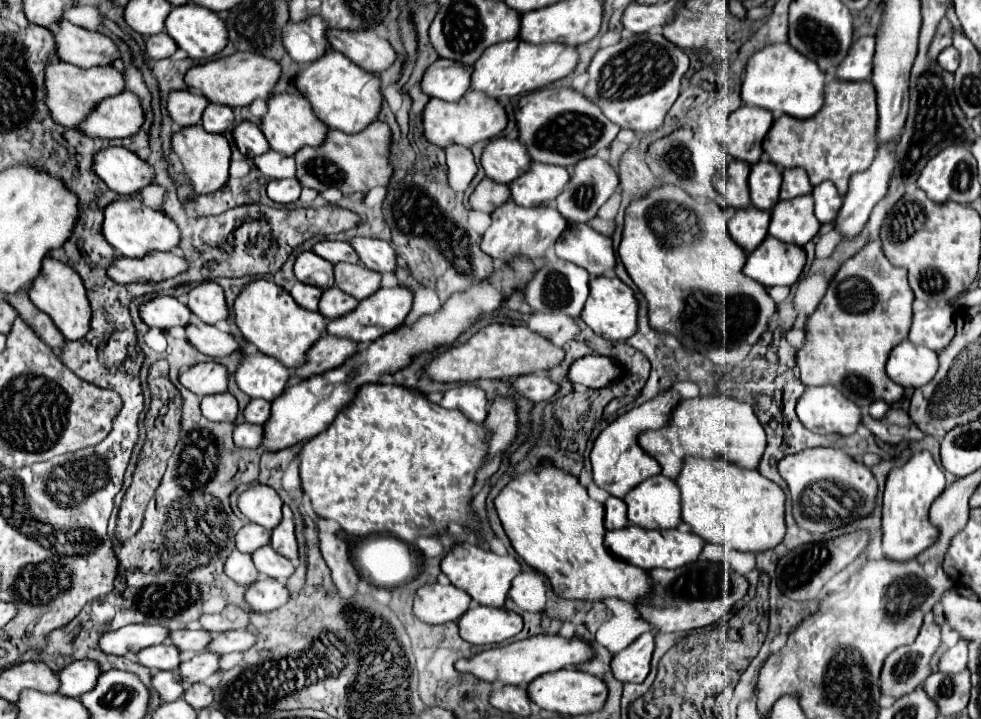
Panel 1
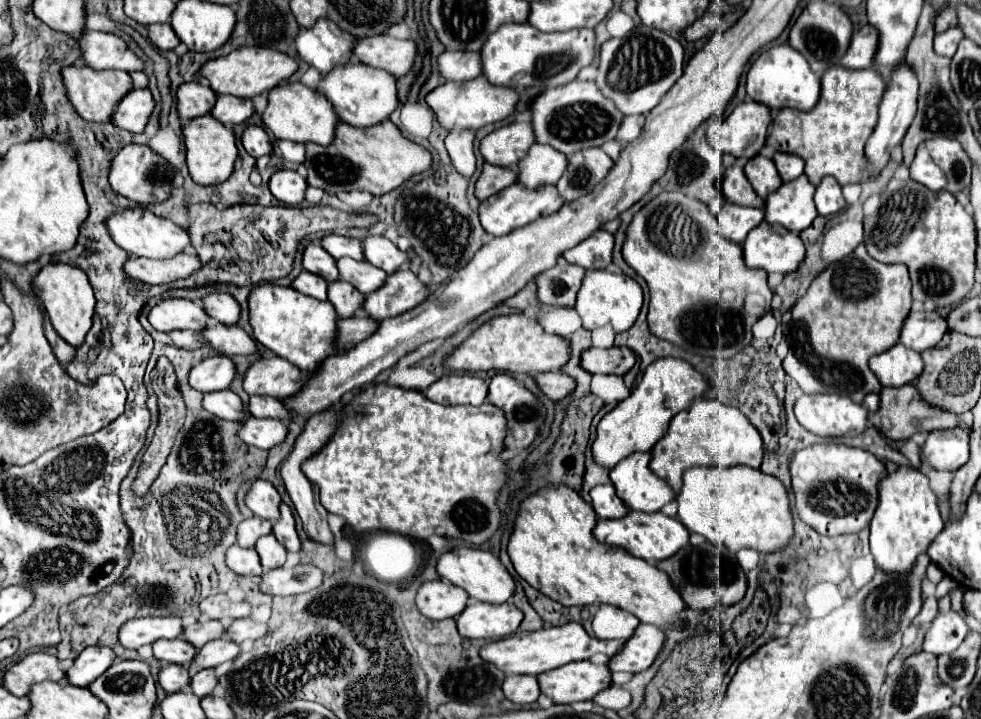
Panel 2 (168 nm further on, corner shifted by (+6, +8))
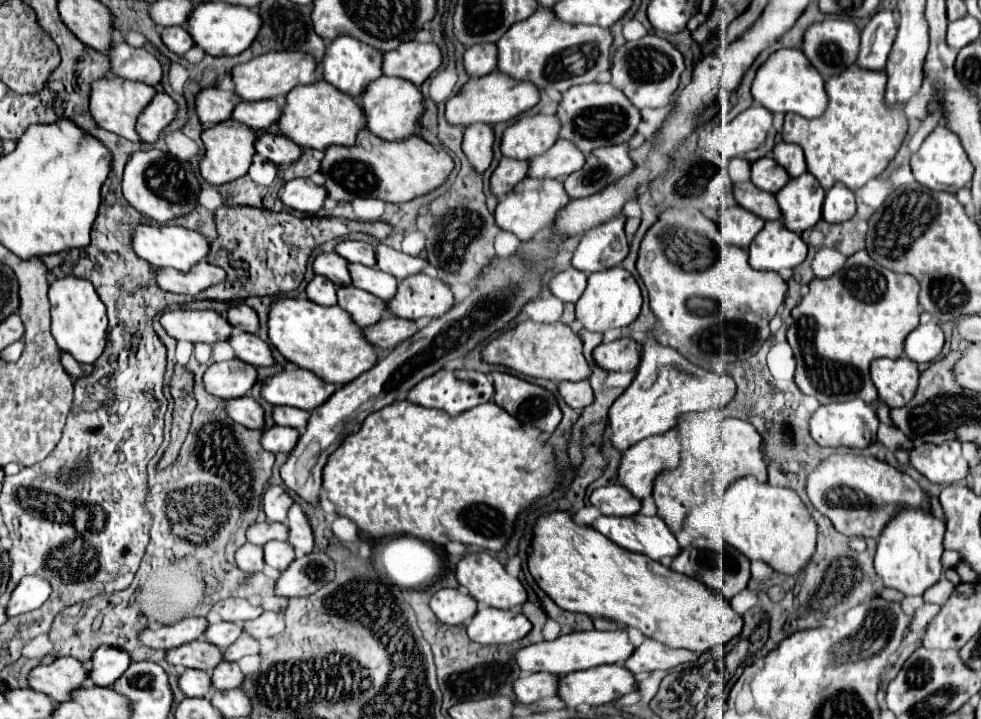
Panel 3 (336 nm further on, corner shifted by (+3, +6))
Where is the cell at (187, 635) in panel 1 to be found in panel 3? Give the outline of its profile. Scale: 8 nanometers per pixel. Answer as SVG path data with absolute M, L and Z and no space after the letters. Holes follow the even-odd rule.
M219 622L219 624L211 624L211 626L207 626L203 638L205 638L207 642L213 642L219 650L225 650L225 648L231 646L241 634L243 634L241 624Z

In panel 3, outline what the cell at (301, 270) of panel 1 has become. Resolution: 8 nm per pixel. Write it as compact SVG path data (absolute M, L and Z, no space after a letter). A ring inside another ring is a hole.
M321 252L313 260L313 272L329 278L335 286L349 286L351 278L347 272L347 264L349 262L335 252Z

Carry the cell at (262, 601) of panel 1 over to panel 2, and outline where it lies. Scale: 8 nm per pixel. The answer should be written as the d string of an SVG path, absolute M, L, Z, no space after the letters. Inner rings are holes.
M298 564L294 568L276 568L262 576L260 590L270 596L296 596L322 584L322 570L314 564Z

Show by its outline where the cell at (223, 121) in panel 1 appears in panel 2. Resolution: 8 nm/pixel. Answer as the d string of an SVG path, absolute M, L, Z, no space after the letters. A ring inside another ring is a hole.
M218 96L216 106L212 108L212 116L216 120L220 120L224 126L234 126L234 124L242 124L248 118L254 116L254 104L252 100L246 98L236 98L236 96Z

